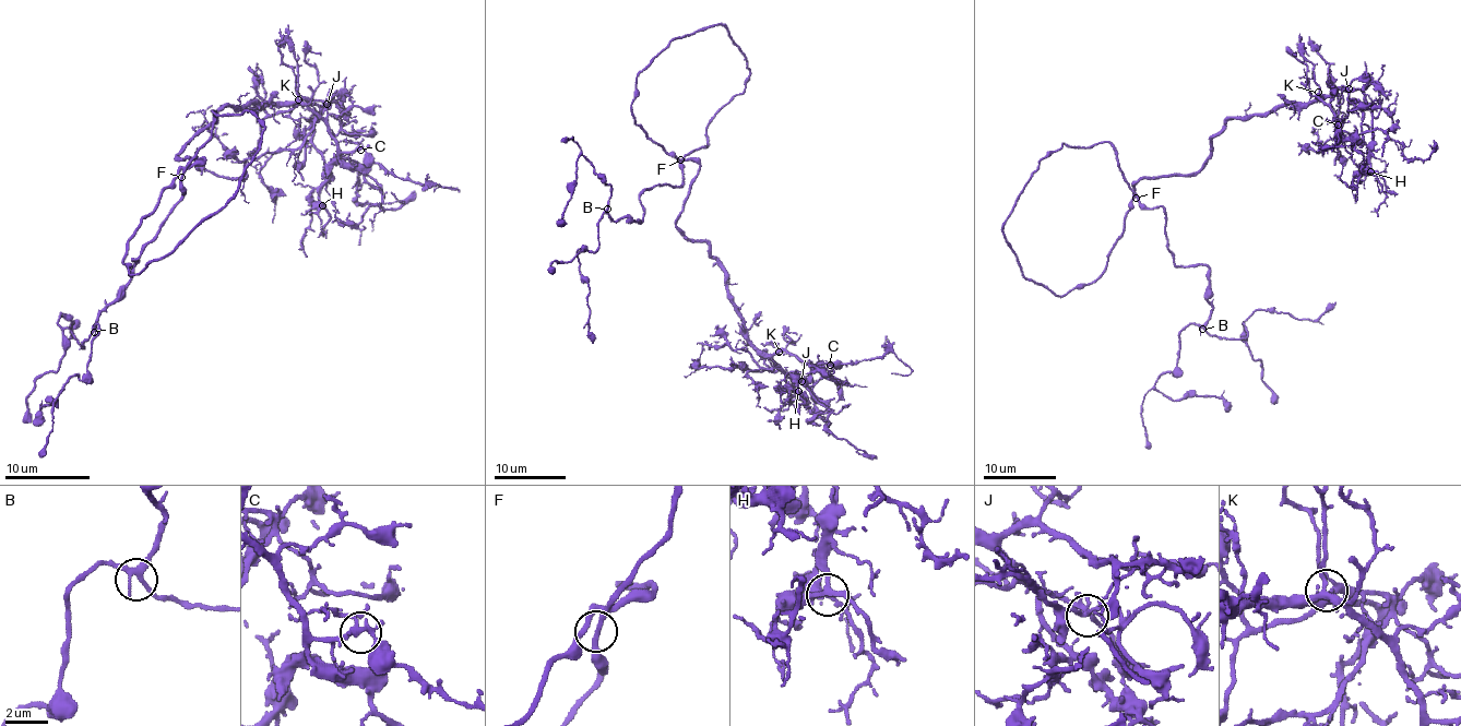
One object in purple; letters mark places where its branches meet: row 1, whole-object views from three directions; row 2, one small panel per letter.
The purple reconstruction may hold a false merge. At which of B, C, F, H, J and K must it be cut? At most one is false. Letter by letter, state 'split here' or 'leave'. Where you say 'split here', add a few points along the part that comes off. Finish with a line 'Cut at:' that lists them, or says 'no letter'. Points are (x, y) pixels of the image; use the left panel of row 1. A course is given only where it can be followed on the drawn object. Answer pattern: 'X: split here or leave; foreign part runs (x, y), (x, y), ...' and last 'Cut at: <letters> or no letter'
B: leave
C: split here; foreign part runs (360, 149), (396, 176), (456, 189), (437, 187), (434, 191)
F: leave
H: leave
J: leave
K: leave
Cut at: C

